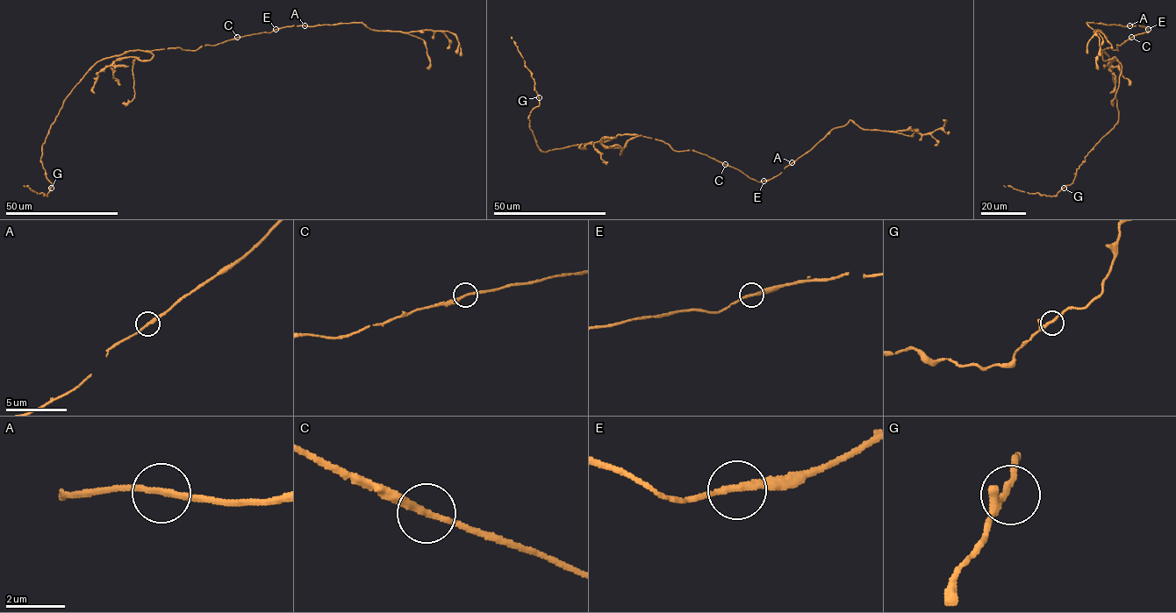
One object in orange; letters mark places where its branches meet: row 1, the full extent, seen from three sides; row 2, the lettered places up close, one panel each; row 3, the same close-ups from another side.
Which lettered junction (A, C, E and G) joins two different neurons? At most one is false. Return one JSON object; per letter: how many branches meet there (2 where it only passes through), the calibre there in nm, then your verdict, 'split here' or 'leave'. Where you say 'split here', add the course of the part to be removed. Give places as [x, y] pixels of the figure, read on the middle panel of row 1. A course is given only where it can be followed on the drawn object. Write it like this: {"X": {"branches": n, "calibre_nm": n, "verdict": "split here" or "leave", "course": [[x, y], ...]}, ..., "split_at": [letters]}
{"A": {"branches": 2, "calibre_nm": 200, "verdict": "leave"}, "C": {"branches": 2, "calibre_nm": 220, "verdict": "leave"}, "E": {"branches": 2, "calibre_nm": 200, "verdict": "leave"}, "G": {"branches": 2, "calibre_nm": 220, "verdict": "leave"}, "split_at": []}

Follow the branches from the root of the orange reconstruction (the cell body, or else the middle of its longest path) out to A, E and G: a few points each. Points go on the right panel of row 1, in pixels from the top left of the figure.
A: (1115, 50), (1118, 50), (1117, 45), (1130, 37), (1148, 32), (1145, 27), (1129, 25)
E: (1115, 50), (1118, 50), (1117, 45), (1134, 35), (1148, 32), (1148, 29)
G: (1115, 50), (1110, 47), (1101, 50), (1111, 62), (1118, 122), (1086, 157), (1076, 170), (1073, 181), (1064, 188)

